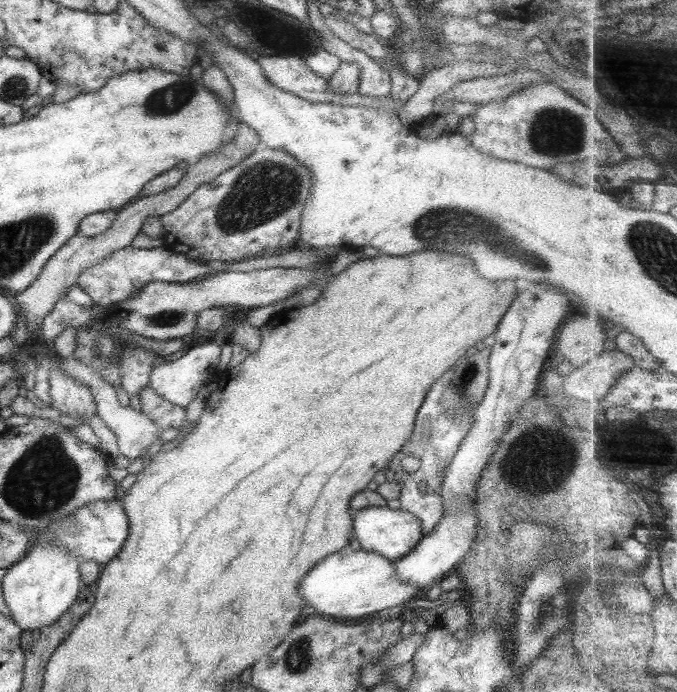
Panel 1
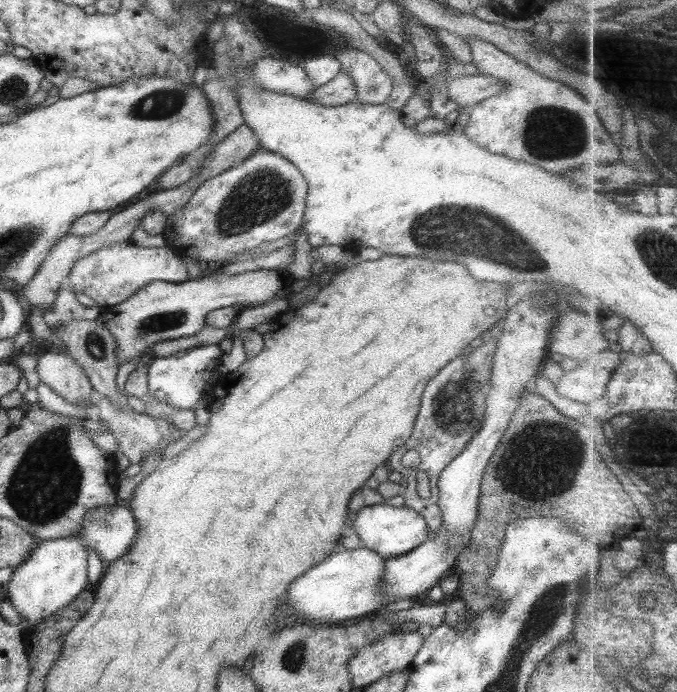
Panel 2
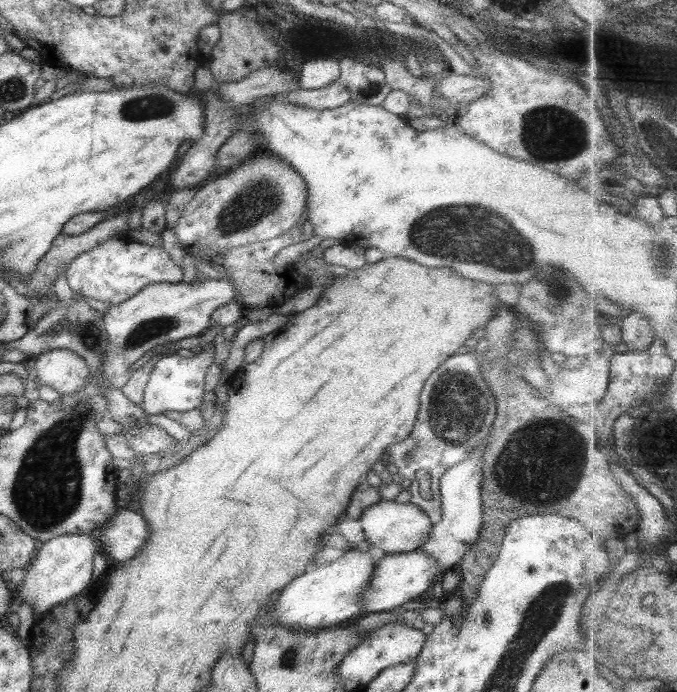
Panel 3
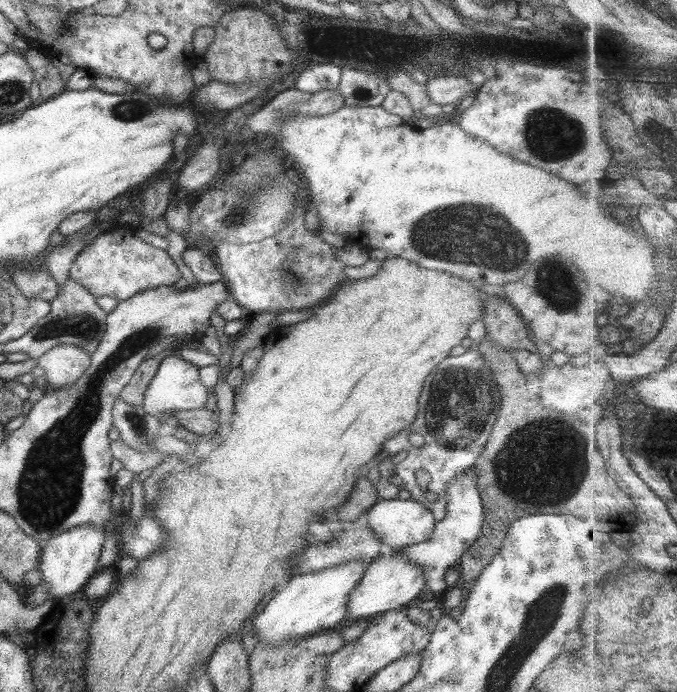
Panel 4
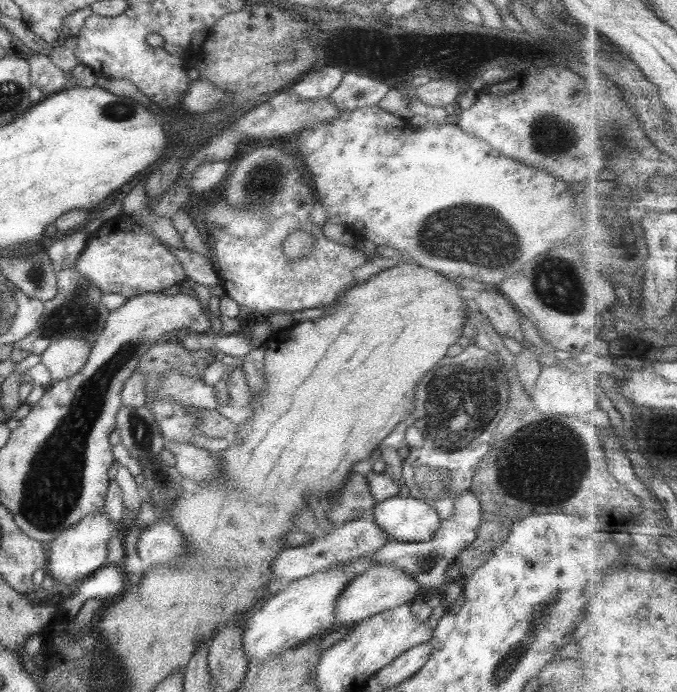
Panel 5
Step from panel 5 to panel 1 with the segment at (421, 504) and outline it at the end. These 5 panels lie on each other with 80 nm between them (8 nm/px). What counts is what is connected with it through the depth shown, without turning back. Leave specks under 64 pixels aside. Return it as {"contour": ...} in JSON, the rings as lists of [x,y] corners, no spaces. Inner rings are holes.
{"contour":[[[369,507],[352,513],[352,537],[365,552],[374,552],[387,560],[395,561],[405,556],[421,539],[419,519],[408,512],[389,507]]]}

